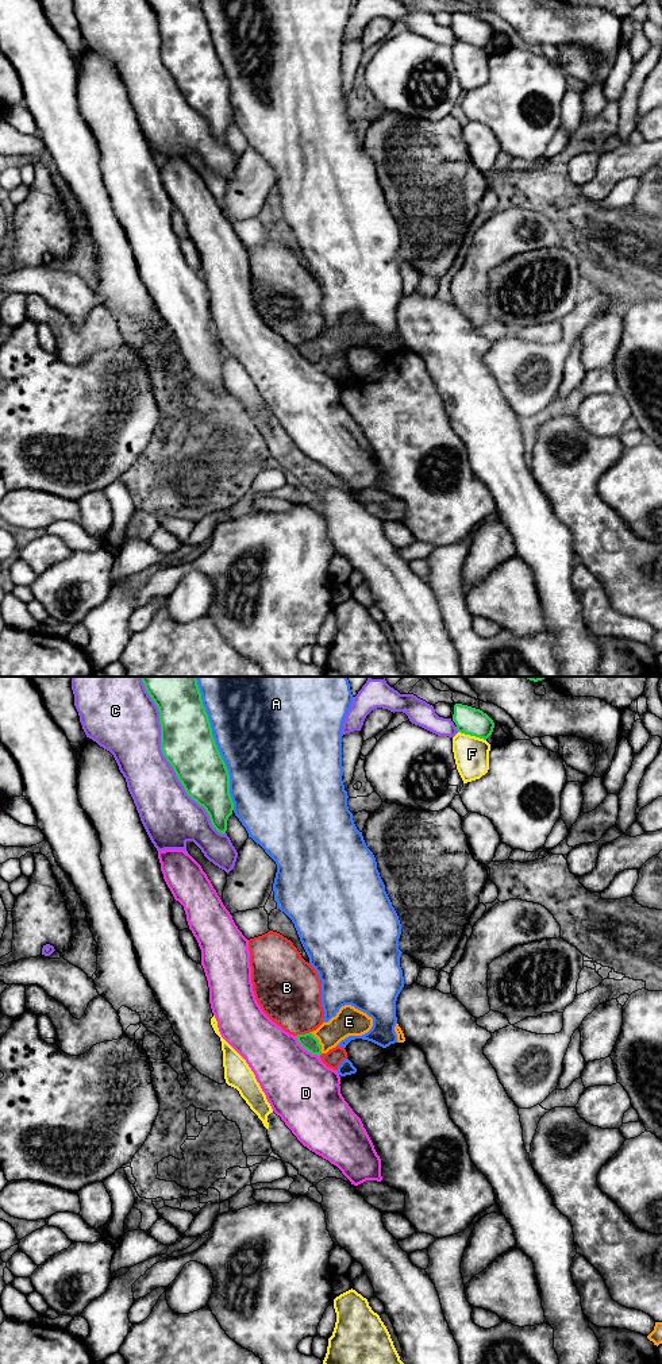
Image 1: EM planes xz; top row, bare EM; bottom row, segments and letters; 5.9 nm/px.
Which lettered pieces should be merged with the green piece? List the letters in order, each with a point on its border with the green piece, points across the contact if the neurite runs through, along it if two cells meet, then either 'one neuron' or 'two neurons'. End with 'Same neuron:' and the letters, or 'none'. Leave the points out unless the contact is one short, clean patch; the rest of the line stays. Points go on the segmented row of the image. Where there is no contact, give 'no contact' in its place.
A: meets green in xz at (215, 743); two neurons
B: meets green in xz at (303, 1035); two neurons
C: meets green in xz at (165, 756); two neurons
D: meets green in xz at (306, 1048); two neurons
E: meets green in xz at (318, 1043); border along xz (310, 1032), (318, 1040), (322, 1052); two neurons
F: meets green in xz at (472, 735); two neurons
Same neuron: none

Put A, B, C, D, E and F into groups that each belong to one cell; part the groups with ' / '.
A / B / C E / D / F

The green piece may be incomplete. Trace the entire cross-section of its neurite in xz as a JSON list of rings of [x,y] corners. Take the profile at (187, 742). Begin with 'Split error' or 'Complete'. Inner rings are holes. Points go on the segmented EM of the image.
Complete. [[[142,677],[142,682],[159,712],[163,756],[186,794],[205,809],[212,827],[224,835],[234,810],[230,774],[215,743],[196,677]]]

